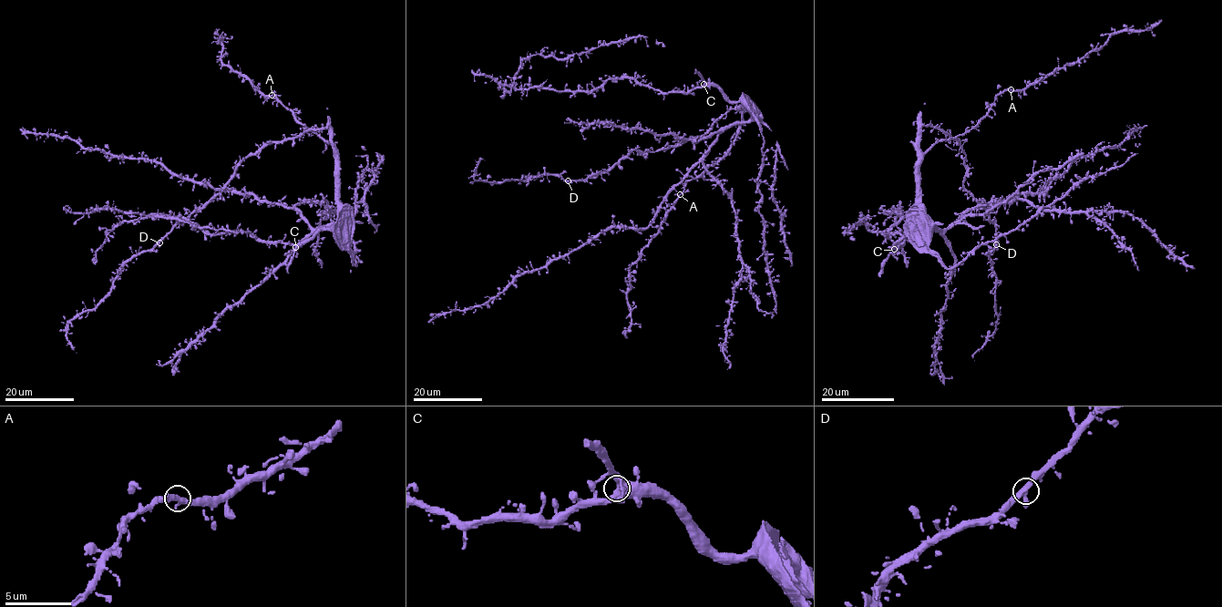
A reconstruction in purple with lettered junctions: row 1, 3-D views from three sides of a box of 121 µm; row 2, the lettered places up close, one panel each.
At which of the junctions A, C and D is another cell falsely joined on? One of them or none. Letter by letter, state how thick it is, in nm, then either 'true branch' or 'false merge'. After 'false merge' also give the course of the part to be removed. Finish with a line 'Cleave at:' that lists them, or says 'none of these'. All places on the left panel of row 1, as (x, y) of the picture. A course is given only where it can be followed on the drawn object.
A: calibre 320 nm; true branch
C: calibre 400 nm; true branch
D: calibre 300 nm; true branch
Cleave at: none of these

